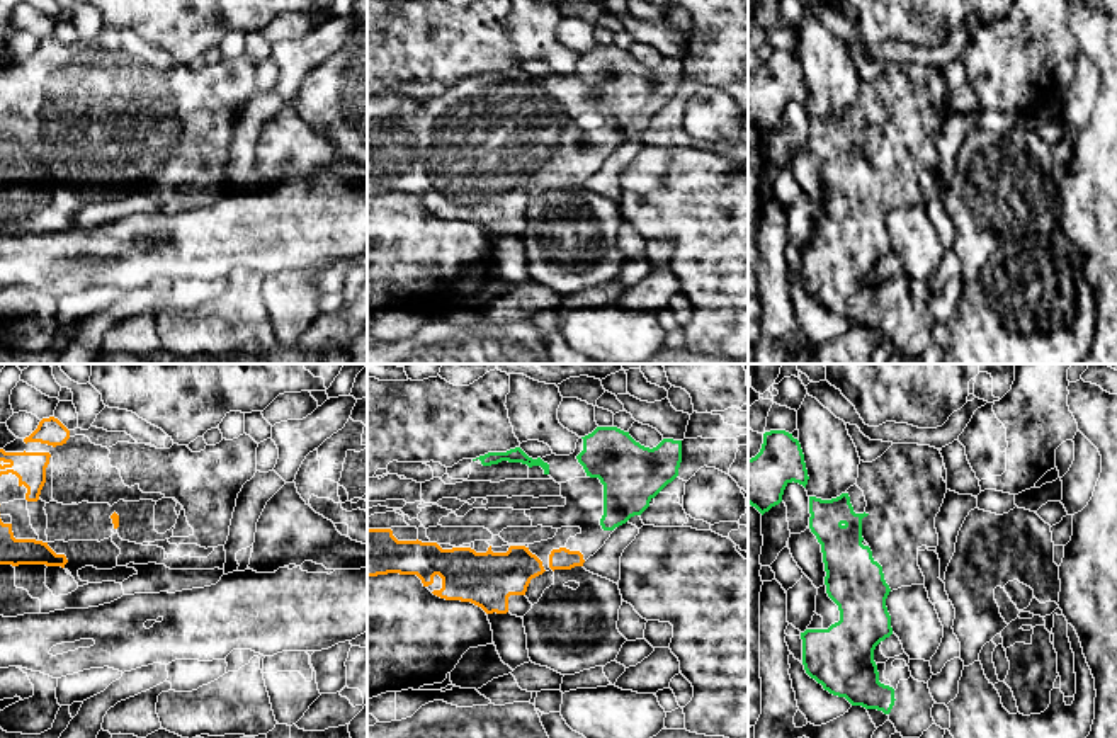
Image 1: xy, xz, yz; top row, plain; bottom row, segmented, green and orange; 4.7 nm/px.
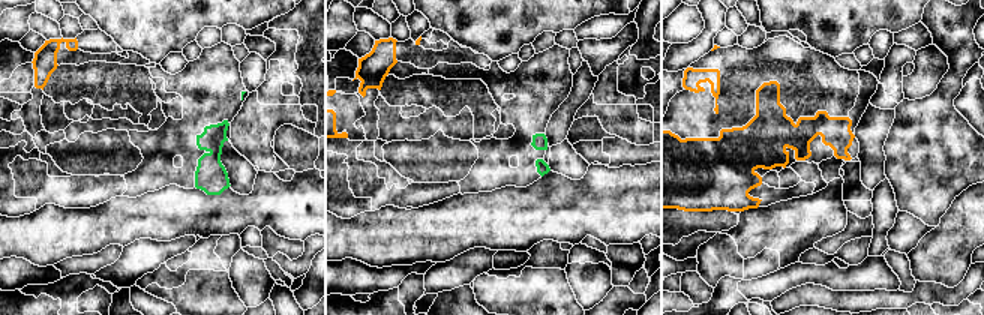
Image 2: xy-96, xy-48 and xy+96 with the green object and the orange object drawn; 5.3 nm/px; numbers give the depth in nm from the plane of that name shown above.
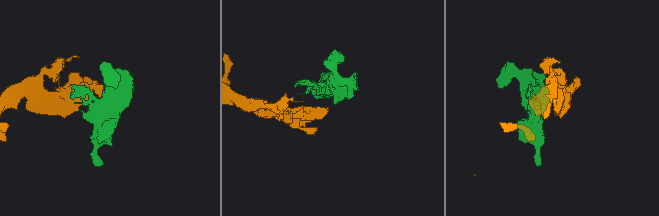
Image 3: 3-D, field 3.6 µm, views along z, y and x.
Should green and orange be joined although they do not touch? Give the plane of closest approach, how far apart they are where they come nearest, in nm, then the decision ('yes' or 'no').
xz | 160 nm | yes

